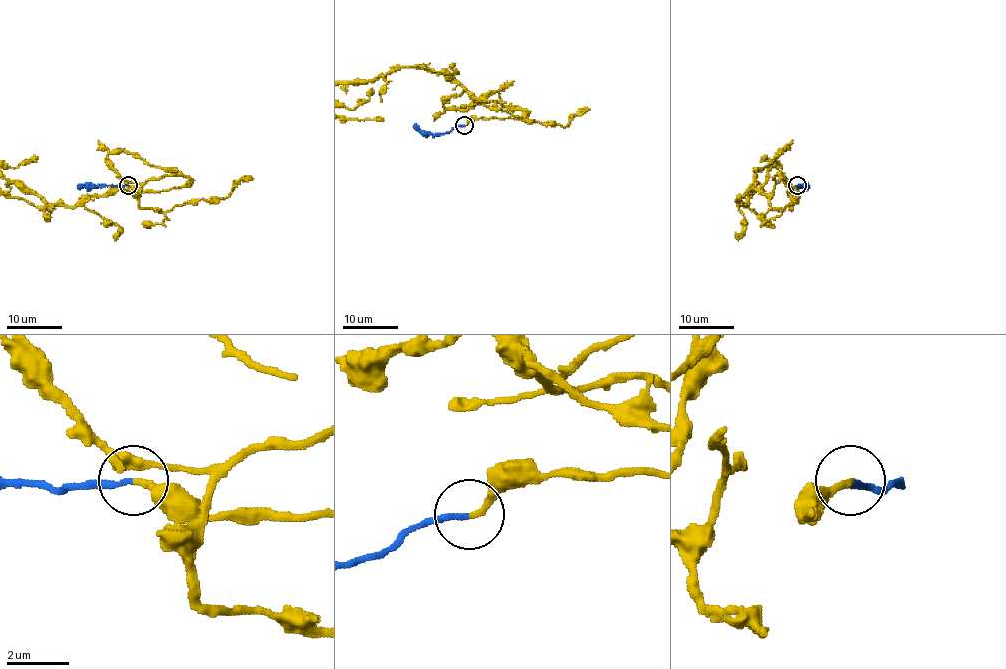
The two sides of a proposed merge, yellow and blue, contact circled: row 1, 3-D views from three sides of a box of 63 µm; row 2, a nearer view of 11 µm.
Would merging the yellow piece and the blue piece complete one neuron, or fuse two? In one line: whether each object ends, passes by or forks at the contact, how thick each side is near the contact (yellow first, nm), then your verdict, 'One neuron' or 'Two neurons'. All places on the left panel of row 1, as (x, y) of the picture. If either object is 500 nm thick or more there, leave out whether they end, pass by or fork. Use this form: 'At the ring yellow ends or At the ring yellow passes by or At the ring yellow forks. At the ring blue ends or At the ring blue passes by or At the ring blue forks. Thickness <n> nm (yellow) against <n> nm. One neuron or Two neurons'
At the ring yellow ends. At the ring blue ends. Thickness 200 nm (yellow) against 170 nm. One neuron

